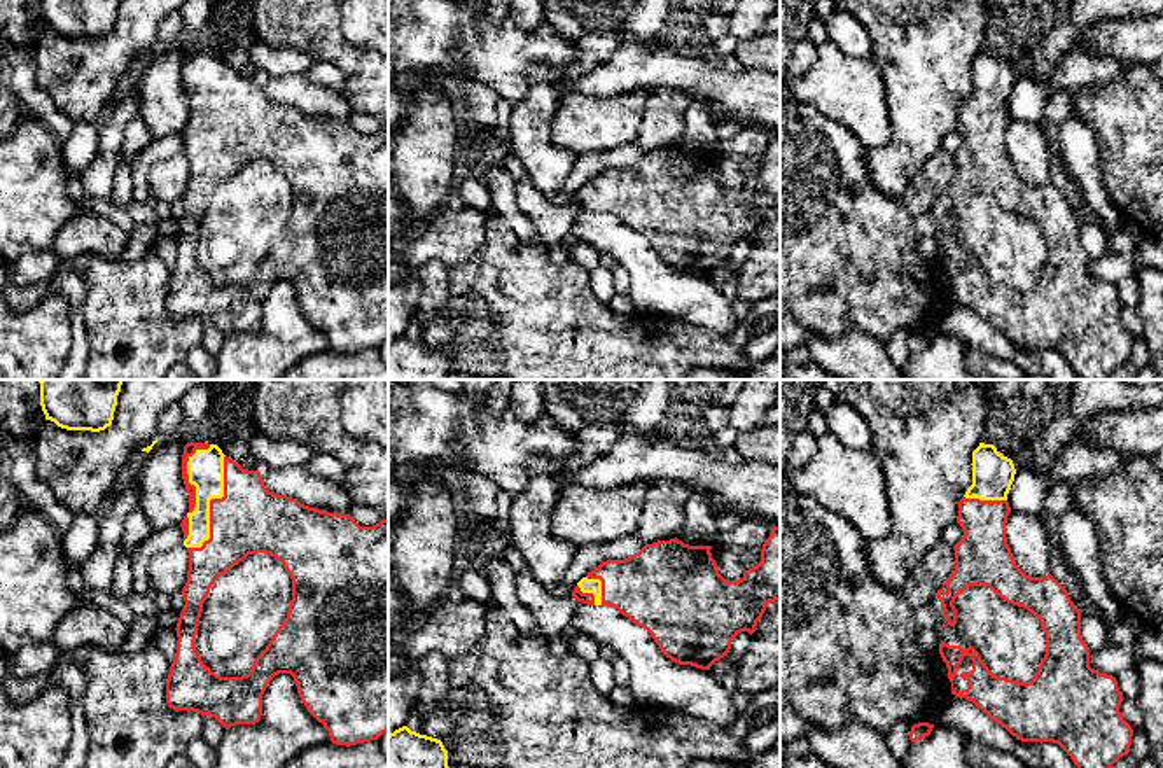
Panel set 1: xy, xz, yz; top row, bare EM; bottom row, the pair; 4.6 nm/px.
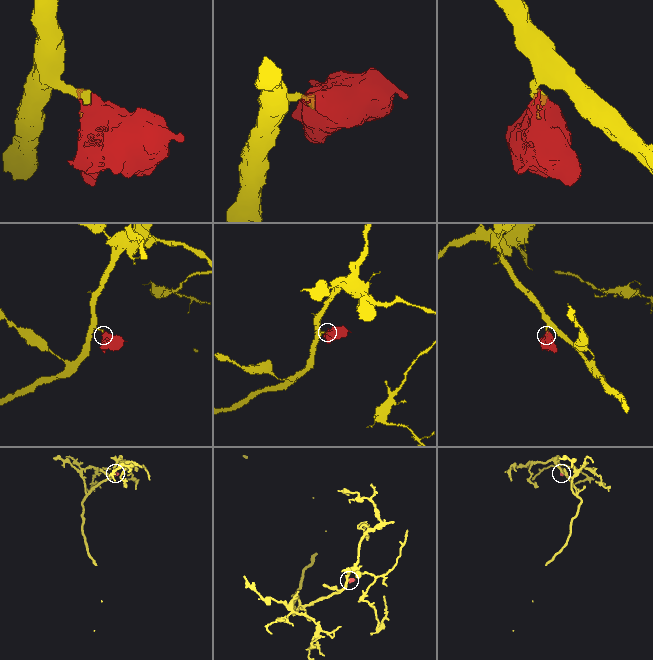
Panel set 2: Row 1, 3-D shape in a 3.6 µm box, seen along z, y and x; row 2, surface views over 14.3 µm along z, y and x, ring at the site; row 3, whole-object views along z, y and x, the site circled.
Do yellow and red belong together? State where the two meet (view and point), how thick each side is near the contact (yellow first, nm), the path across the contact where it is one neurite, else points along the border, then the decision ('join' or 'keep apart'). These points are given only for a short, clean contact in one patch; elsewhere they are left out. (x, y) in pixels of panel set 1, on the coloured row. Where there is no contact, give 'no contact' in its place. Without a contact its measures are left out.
meets yellow in xy at (208, 504); 170 nm thick on the yellow side, 320 nm on the other; join

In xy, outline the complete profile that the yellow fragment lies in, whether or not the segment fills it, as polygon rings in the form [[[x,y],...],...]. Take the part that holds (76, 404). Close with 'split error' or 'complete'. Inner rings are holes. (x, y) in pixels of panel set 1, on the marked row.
[[[38,380],[45,420],[66,430],[112,425],[122,380]]]; complete

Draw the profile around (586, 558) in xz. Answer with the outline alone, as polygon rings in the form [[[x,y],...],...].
[[[628,534],[607,544],[588,544],[584,548],[577,548],[563,581],[556,588],[549,590],[549,593],[553,597],[568,597],[577,583],[602,562],[624,560],[638,553],[644,546],[645,544],[637,537],[637,534]]]

